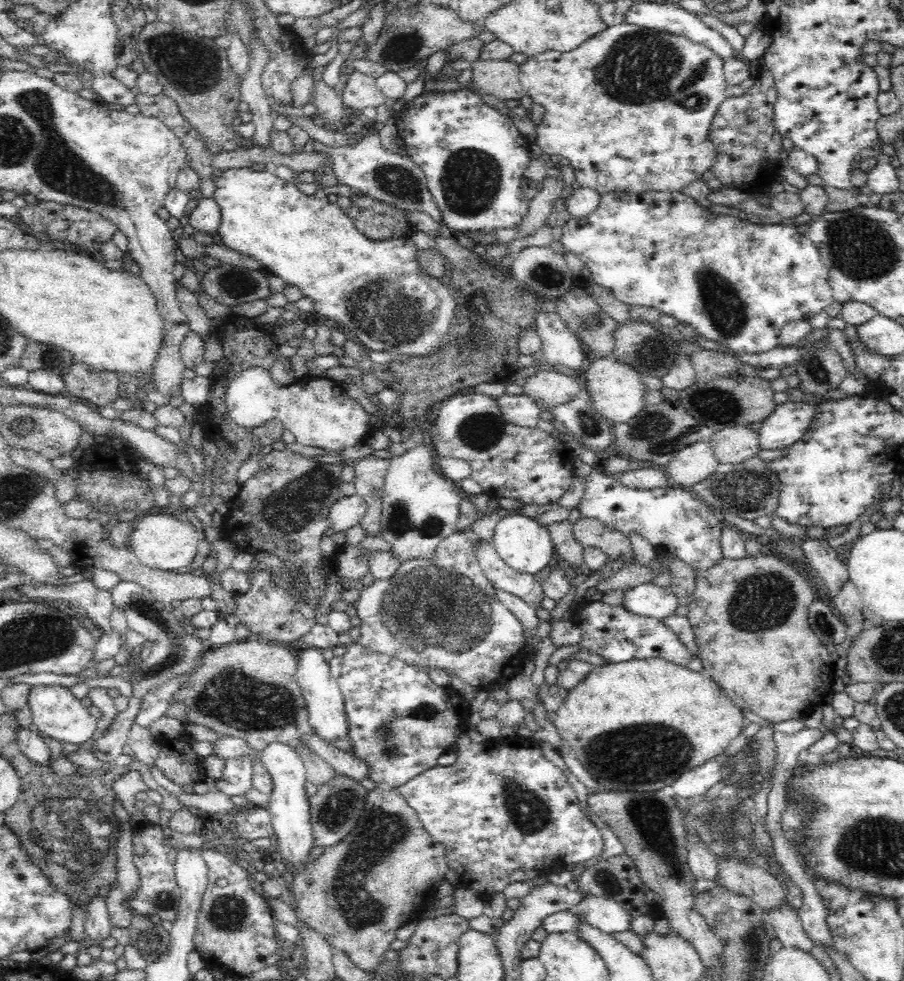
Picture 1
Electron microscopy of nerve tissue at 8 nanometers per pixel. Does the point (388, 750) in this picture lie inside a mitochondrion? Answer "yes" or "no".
yes

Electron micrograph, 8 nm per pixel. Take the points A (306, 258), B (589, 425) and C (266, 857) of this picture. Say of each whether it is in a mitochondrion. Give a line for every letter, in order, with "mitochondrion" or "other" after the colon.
A: other
B: mitochondrion
C: other

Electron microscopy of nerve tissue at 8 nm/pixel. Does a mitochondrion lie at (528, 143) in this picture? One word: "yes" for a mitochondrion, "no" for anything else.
no

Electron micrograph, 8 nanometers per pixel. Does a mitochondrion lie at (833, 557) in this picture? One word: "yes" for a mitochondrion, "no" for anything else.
no

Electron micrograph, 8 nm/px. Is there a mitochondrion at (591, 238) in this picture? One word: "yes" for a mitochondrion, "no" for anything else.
no

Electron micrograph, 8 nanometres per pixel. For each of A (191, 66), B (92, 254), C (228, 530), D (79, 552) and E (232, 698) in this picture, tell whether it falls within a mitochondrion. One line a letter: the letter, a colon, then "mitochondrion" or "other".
A: mitochondrion
B: other
C: other
D: other
E: mitochondrion

